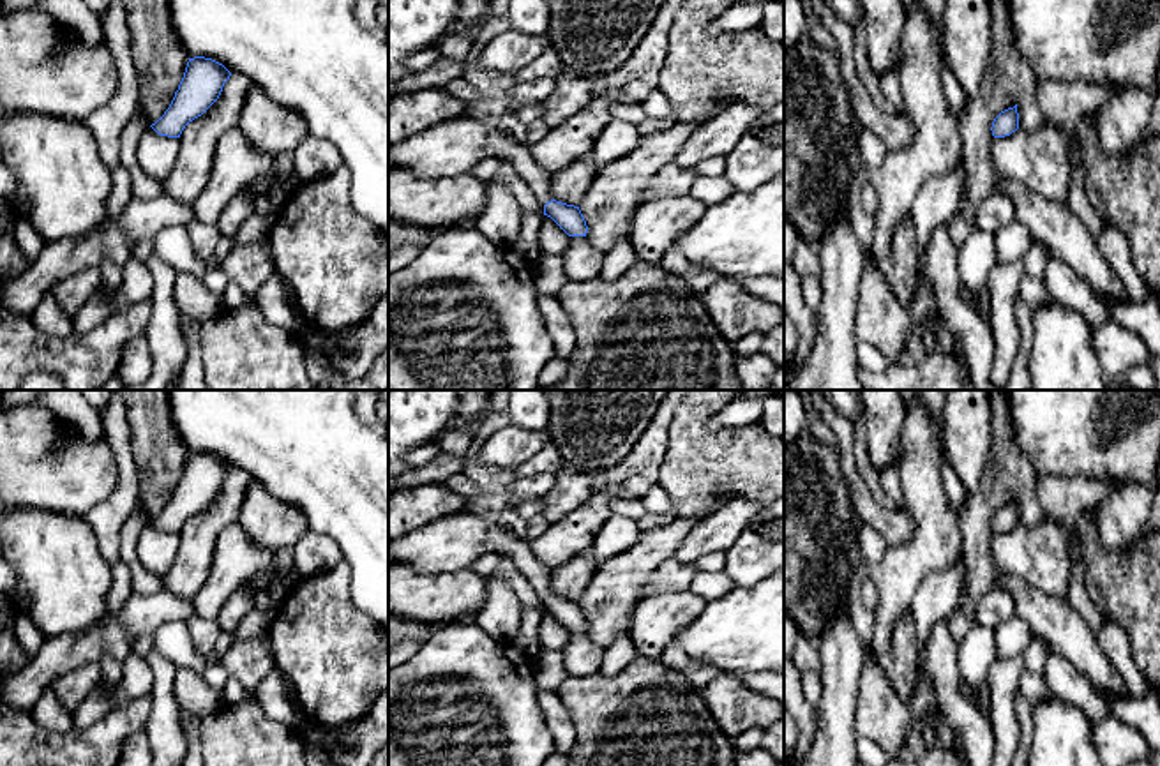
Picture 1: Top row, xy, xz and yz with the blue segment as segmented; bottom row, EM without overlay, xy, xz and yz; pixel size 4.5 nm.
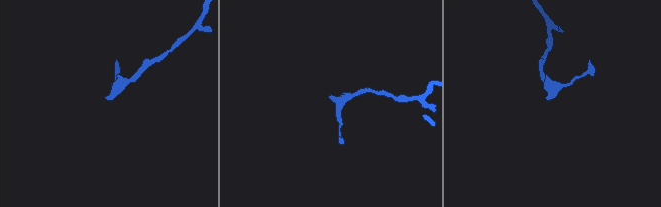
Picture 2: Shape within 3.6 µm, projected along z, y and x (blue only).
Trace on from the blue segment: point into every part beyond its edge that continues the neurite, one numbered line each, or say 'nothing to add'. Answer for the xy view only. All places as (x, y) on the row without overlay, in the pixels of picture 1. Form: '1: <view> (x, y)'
nothing to add

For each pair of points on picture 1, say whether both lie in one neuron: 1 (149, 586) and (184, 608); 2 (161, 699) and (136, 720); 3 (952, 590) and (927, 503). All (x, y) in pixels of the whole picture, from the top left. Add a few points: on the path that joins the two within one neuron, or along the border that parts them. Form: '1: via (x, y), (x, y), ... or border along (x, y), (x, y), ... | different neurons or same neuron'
1: border along (161, 588), (152, 593), (135, 593) | different neurons
2: border along (150, 694), (150, 717), (143, 729) | different neurons
3: border along (957, 563), (933, 572), (913, 595) | different neurons

